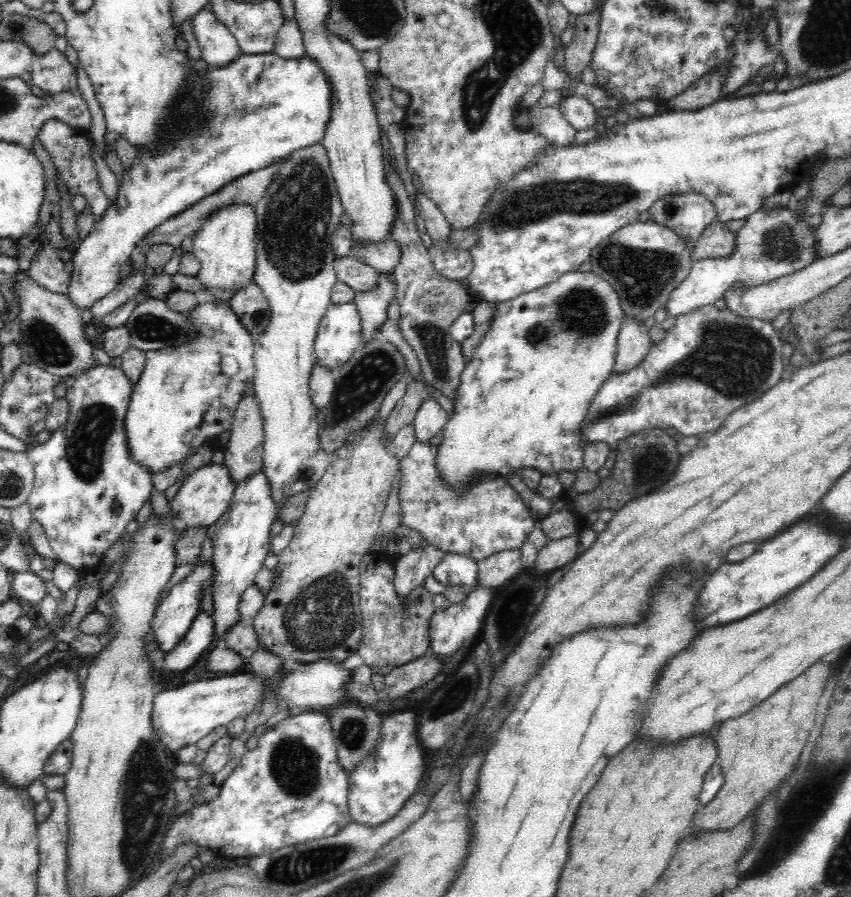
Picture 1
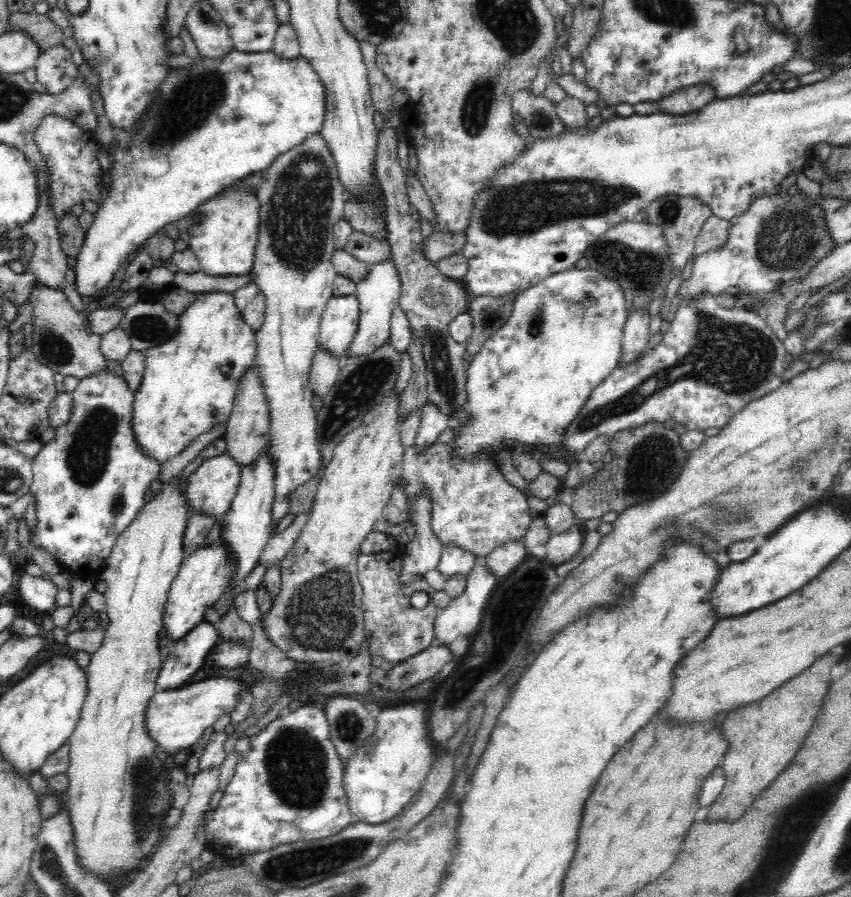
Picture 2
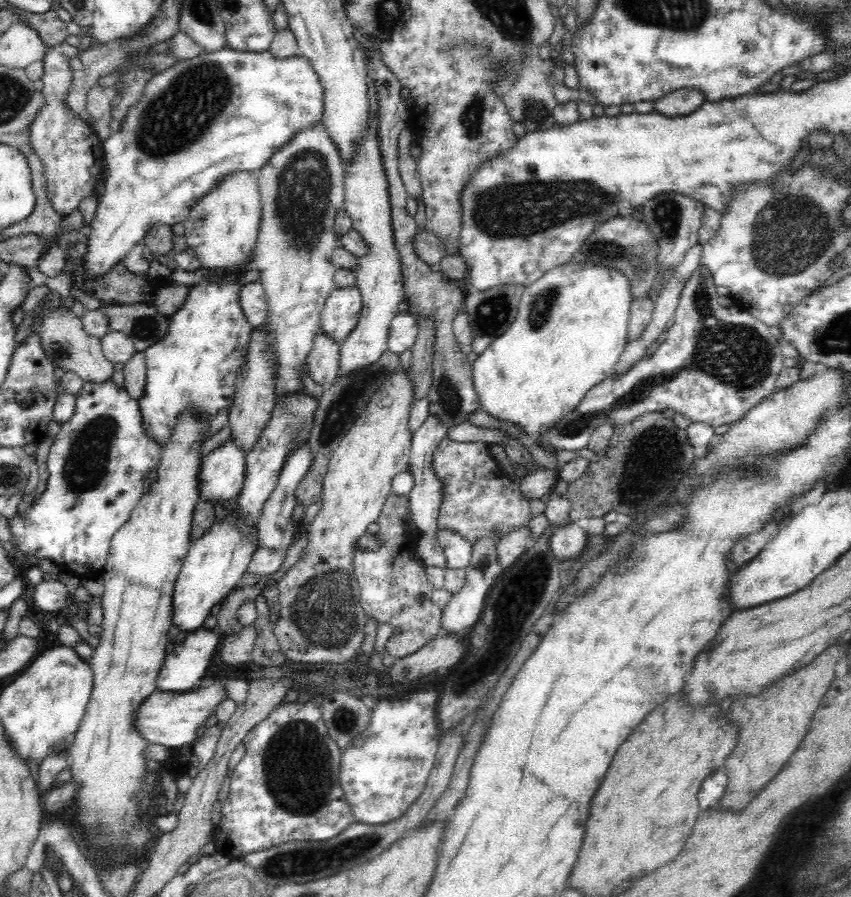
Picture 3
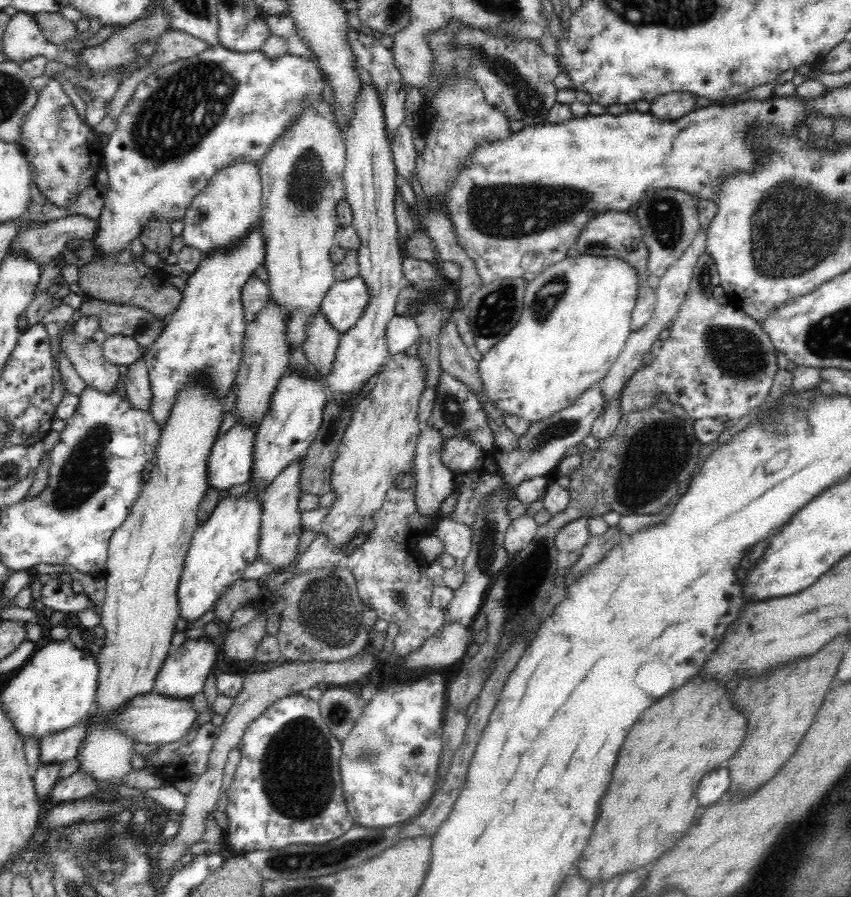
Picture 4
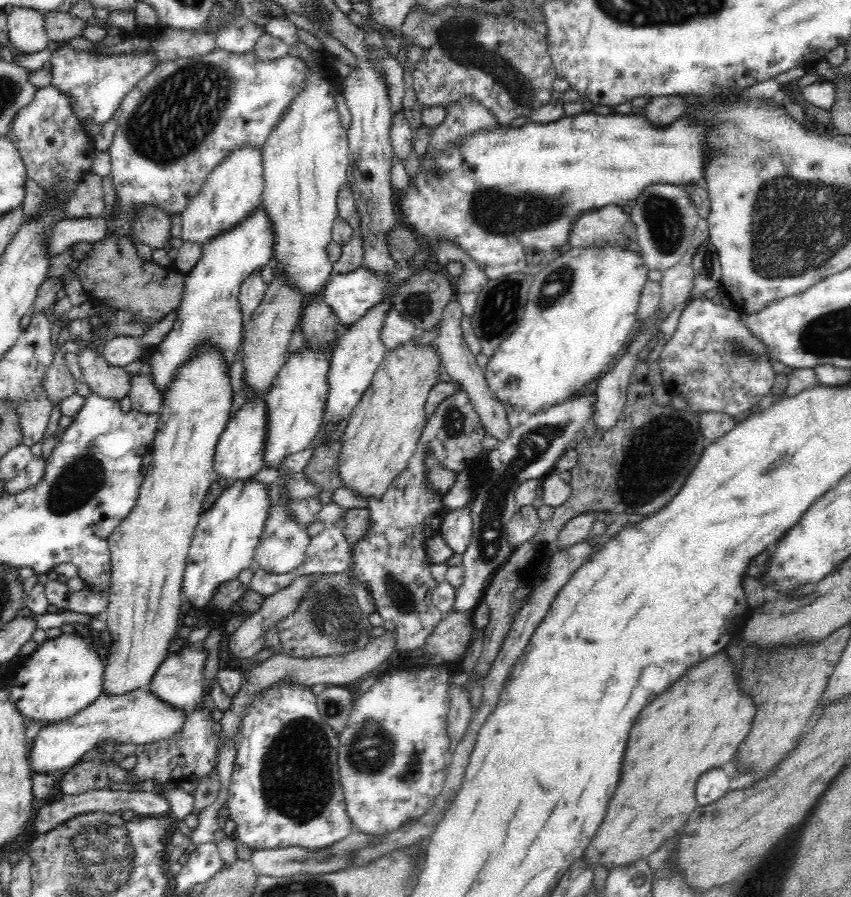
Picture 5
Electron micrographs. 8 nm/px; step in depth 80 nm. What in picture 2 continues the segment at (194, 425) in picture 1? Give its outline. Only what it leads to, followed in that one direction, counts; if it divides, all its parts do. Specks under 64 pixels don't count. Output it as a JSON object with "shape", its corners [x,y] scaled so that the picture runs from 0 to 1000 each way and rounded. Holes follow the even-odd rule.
{"shape":[[[231,328],[230,334],[210,352],[207,375],[169,392],[172,407],[155,446],[155,483],[167,505],[190,517],[219,502],[235,484],[259,473],[266,477],[281,438],[282,423],[300,406],[300,370],[282,352],[273,328]]]}

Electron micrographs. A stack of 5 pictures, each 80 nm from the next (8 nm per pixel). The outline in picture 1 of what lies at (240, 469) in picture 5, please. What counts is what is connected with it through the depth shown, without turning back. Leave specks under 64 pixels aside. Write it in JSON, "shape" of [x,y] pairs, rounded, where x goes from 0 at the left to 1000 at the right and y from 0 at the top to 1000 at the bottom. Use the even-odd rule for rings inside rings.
{"shape":[[[248,515],[230,524],[215,536],[203,557],[199,560],[199,573],[212,589],[240,588],[242,590],[266,571],[275,547],[275,536],[266,523],[266,518]]]}

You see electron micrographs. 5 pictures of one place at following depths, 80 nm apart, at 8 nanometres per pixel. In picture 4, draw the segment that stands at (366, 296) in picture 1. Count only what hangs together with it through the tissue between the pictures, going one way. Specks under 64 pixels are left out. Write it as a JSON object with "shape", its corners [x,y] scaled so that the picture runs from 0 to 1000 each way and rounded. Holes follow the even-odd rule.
{"shape":[[[438,94],[428,95],[421,107],[414,140],[407,147],[407,183],[403,192],[405,224],[411,229],[415,253],[424,268],[420,279],[423,311],[432,322],[432,337],[418,358],[398,379],[390,415],[384,419],[390,441],[408,448],[442,417],[457,396],[454,379],[456,359],[467,351],[464,341],[470,324],[478,319],[474,307],[472,285],[468,274],[463,216],[465,188],[451,137],[447,109]]]}

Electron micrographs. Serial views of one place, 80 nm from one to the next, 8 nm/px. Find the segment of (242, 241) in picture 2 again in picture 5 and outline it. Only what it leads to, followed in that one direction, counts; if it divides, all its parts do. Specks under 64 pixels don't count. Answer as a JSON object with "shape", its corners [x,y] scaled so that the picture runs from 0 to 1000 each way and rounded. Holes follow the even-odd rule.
{"shape":[[[287,163],[273,169],[240,202],[237,212],[221,225],[214,241],[214,264],[216,270],[241,273],[253,263],[282,252],[301,234],[306,234],[309,220],[310,197],[308,174],[304,167]]]}

